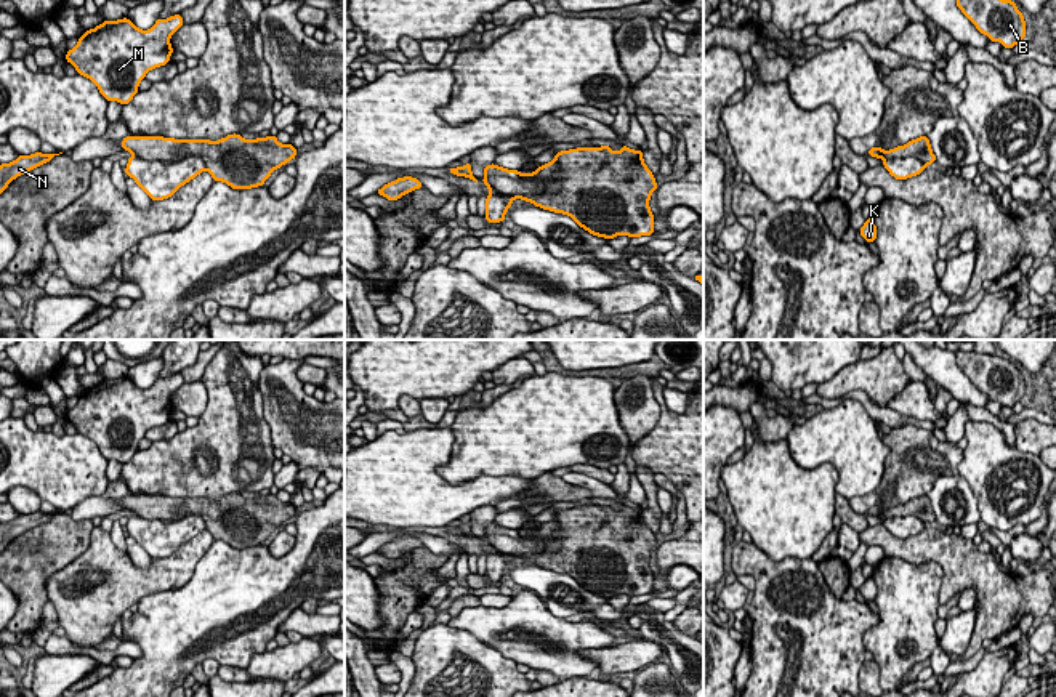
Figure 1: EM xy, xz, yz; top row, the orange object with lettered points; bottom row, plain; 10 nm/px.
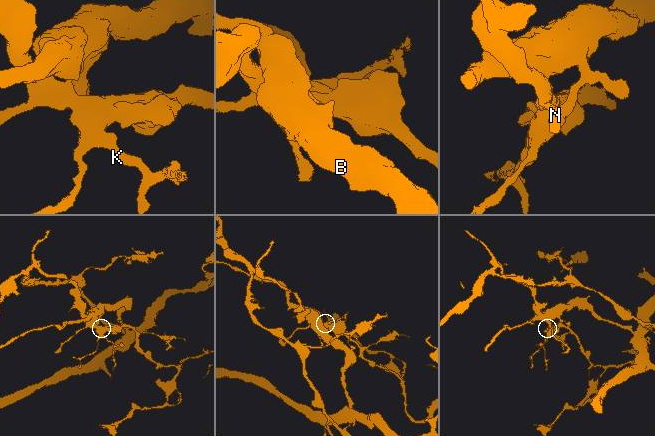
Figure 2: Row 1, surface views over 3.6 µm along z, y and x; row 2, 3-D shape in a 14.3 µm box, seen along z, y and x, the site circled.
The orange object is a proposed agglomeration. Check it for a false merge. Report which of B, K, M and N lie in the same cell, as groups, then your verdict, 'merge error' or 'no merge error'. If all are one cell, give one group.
B K M / N | merge error

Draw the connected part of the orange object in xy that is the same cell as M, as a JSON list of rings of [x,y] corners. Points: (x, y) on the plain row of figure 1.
[[[181,373],[159,377],[147,389],[128,377],[104,380],[79,396],[66,420],[90,437],[107,460],[128,463],[146,433],[170,421],[170,396],[183,383]]]

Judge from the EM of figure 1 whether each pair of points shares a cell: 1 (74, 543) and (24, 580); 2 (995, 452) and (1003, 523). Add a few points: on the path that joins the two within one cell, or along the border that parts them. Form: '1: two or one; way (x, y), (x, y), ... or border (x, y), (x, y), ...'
1: one; way (61, 543), (37, 568)
2: one; way (983, 470), (983, 487), (989, 505)

